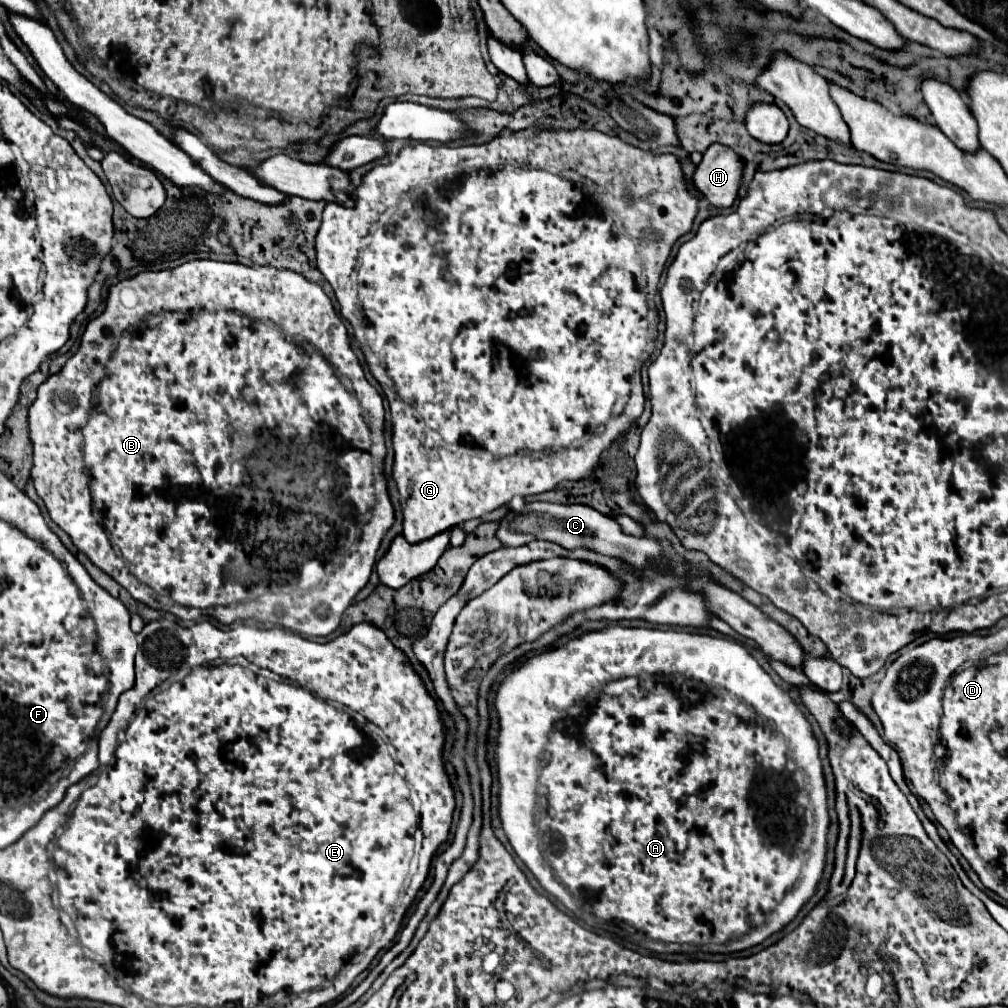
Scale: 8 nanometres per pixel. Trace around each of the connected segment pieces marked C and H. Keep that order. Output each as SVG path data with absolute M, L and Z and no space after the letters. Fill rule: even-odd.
M526 503L522 513L510 511L506 517L498 521L496 537L504 547L520 547L534 539L550 539L558 541L558 545L566 549L576 547L590 547L604 555L620 557L636 567L644 567L646 557L658 553L658 547L654 545L654 539L648 537L634 537L620 531L614 519L602 515L600 511L588 507L588 505L554 505L554 503Z
M714 143L696 167L694 183L716 207L730 207L744 177L744 161L726 145Z

